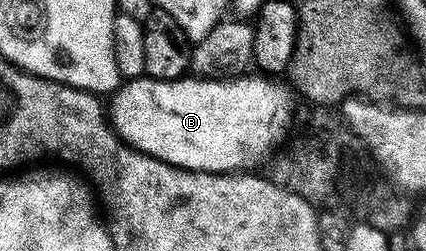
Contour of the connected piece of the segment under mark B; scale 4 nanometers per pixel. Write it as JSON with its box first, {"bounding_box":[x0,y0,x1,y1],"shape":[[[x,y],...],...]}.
{"bounding_box":[108,76,296,174],"shape":[[[143,76],[140,78],[132,78],[123,81],[118,89],[108,98],[108,117],[110,125],[119,138],[128,145],[139,150],[142,154],[152,156],[161,162],[167,162],[169,166],[178,166],[182,170],[193,170],[194,172],[208,172],[209,174],[232,174],[235,172],[246,172],[265,156],[269,150],[274,150],[286,138],[286,133],[290,130],[290,121],[294,118],[294,98],[296,94],[289,85],[283,84],[281,81],[275,80],[270,76],[257,76],[258,78],[246,78],[247,76],[235,76],[233,78],[200,78],[197,76],[189,76],[190,78],[174,78],[178,76],[166,76],[170,78],[150,78],[151,76]]]}

